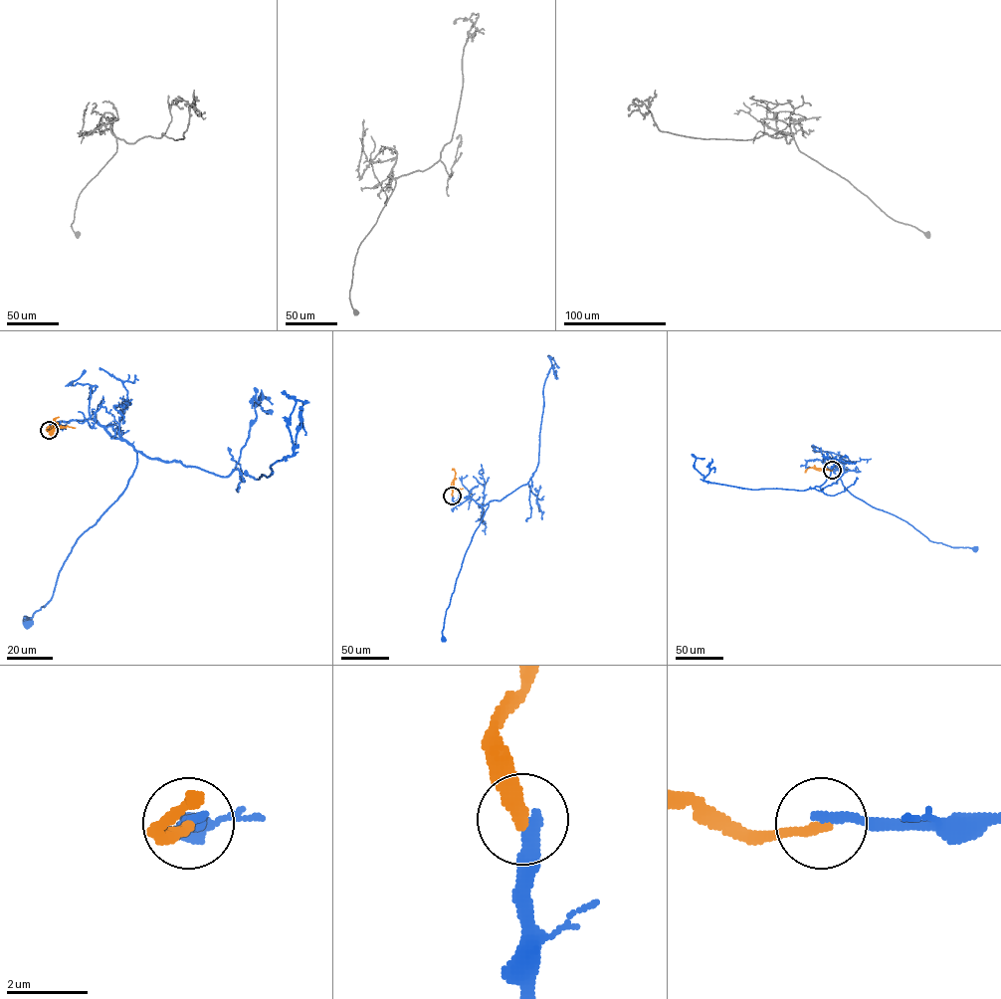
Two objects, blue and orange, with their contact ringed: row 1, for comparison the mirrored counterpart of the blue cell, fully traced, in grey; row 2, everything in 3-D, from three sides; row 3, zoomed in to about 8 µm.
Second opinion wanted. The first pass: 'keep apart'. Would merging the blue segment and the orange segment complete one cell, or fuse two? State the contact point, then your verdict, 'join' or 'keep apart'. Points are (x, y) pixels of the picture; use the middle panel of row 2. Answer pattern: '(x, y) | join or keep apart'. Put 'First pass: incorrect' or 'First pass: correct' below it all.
(452, 496) | keep apart
First pass: correct

